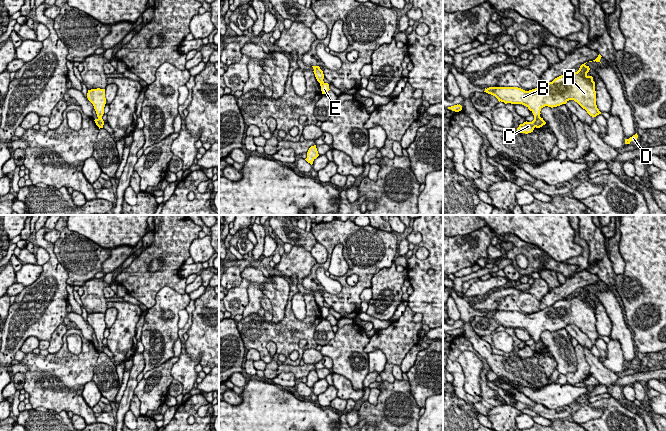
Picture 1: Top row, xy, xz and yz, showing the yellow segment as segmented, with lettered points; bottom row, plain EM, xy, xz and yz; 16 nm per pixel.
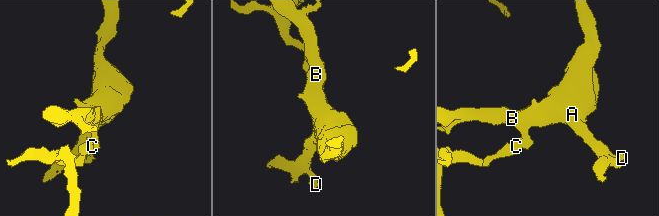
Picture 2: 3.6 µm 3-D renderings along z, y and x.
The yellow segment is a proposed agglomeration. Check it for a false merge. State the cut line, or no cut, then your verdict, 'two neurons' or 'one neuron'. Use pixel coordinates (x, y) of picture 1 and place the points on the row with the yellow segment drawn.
cut in yz along (534, 119), (535, 126); two neurons

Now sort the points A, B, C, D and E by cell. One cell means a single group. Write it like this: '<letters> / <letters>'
A B D E / C

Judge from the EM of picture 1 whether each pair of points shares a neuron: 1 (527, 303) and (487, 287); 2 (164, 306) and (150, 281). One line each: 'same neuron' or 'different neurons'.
1: different neurons
2: different neurons

